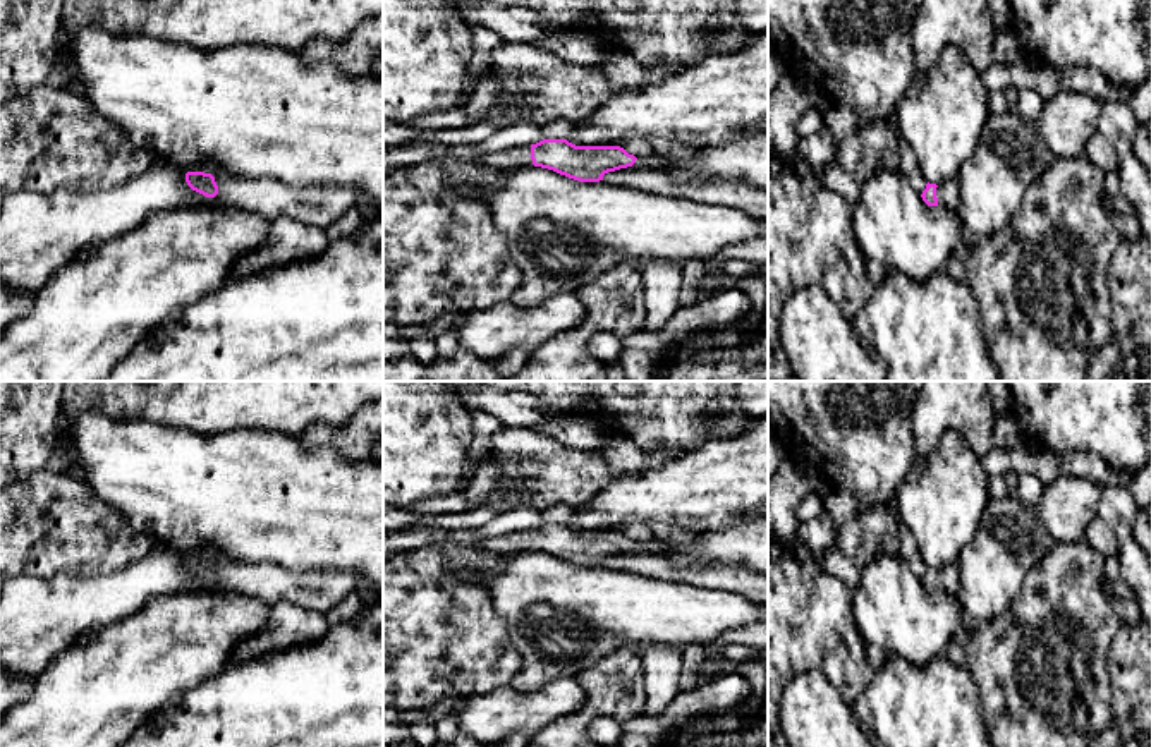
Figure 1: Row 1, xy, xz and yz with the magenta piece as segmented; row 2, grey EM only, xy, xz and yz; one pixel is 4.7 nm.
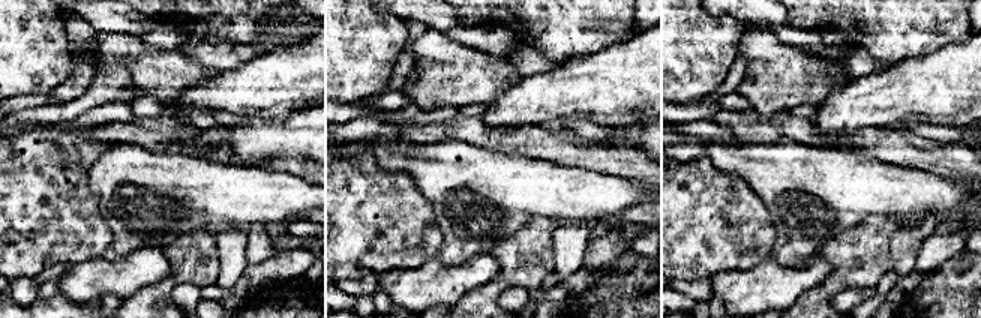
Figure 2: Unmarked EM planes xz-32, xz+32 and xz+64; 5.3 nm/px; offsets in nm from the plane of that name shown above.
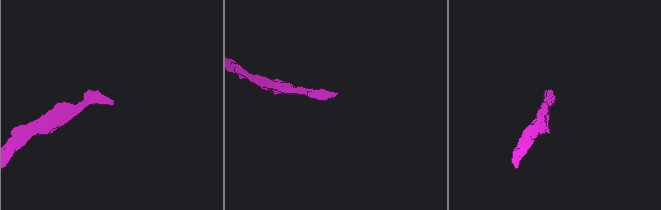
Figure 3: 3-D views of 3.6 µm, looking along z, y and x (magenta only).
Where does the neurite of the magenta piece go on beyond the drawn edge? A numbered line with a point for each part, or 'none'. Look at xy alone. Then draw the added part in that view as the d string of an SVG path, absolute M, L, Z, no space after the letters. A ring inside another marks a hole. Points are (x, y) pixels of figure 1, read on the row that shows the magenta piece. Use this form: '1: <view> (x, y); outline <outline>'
1: xy (320, 206); outline M227 177L216 185L225 204L263 215L268 222L289 216L328 228L347 210L359 206L364 192L356 187L289 187L270 177Z

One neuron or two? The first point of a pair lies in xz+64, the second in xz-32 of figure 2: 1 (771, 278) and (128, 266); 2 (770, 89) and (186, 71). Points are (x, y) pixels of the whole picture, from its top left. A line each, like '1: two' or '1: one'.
1: one
2: one

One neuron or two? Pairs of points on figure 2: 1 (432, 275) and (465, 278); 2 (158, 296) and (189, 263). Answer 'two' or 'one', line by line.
1: one
2: one

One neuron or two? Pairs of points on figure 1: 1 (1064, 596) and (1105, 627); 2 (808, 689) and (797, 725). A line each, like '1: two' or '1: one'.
1: one
2: one

